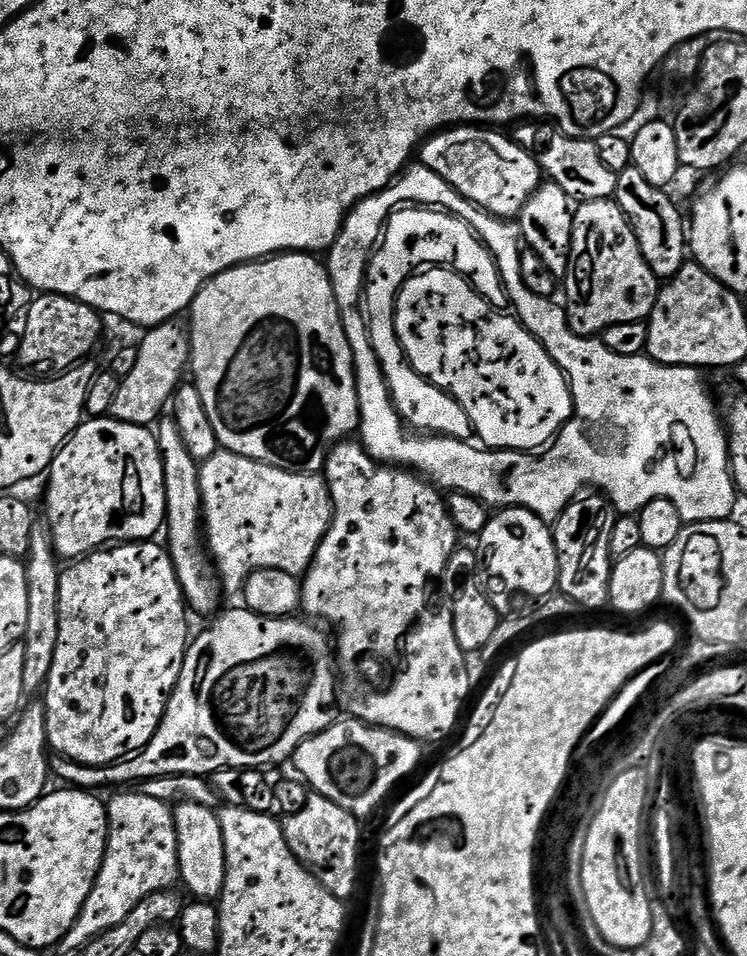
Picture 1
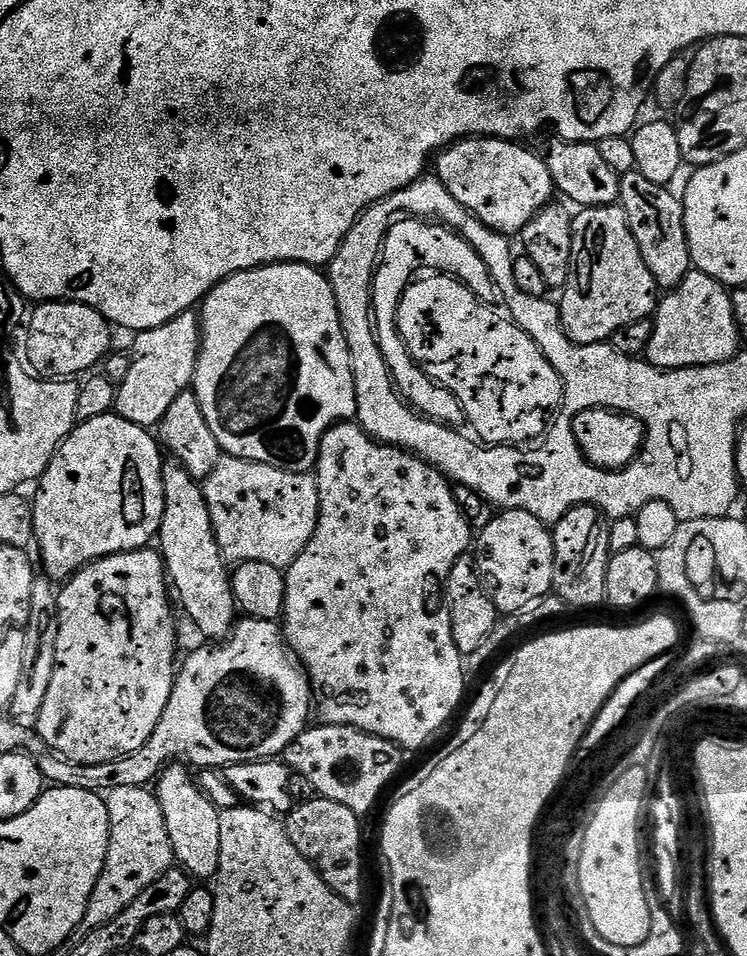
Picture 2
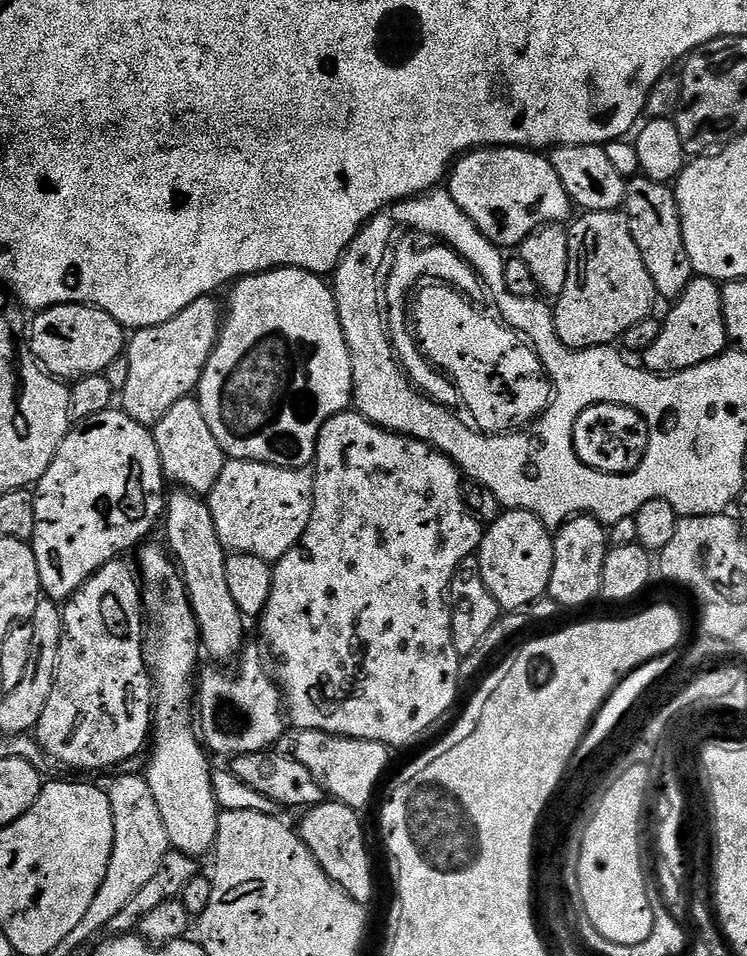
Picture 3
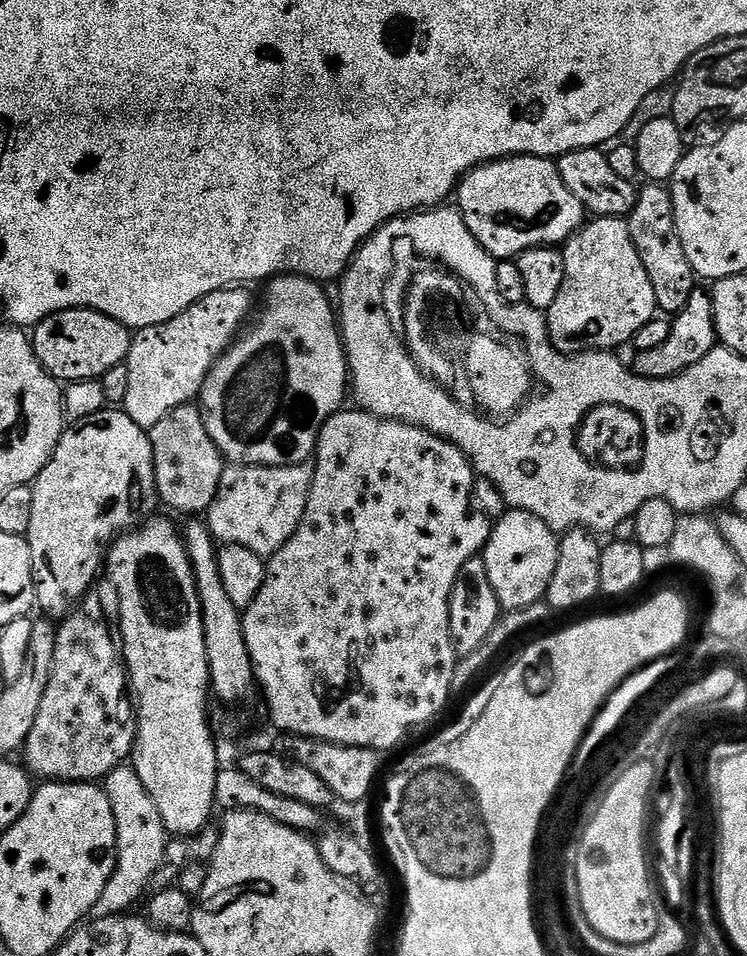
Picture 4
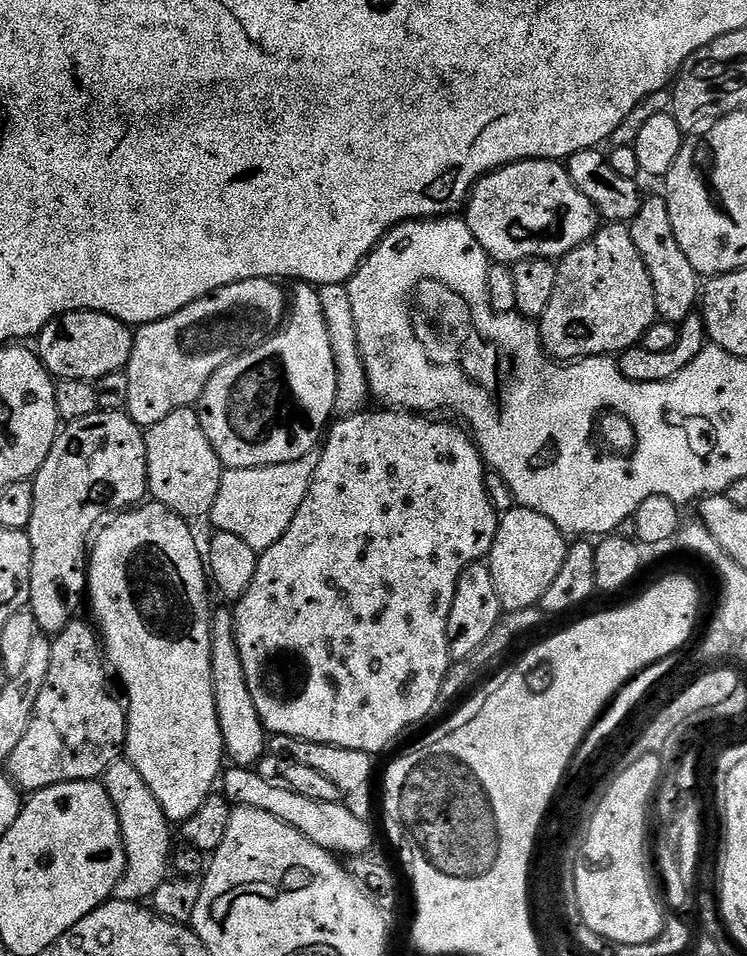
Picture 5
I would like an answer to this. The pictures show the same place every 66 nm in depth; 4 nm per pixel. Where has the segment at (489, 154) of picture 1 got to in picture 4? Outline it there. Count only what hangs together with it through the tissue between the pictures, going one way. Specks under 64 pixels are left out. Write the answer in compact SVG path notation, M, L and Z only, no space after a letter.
M506 156L503 160L479 164L460 181L454 200L464 227L496 262L513 259L531 248L563 245L586 223L584 204L570 194L570 186L562 182L557 161L547 156Z

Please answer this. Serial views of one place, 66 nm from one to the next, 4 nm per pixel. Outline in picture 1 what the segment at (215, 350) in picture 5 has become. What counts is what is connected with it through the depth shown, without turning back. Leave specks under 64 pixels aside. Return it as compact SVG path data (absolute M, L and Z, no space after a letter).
M169 322L156 328L147 329L144 337L138 341L138 358L134 361L134 370L120 381L118 398L114 398L111 419L127 424L155 425L165 411L164 403L171 401L177 388L185 379L184 368L190 364L190 336L179 328L179 323Z

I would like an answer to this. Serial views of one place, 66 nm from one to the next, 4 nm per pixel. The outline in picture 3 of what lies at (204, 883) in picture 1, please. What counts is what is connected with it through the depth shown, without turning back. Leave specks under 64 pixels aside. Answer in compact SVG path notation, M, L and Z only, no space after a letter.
M148 542L139 549L140 564L138 563L138 579L142 585L142 608L147 619L156 627L156 657L151 657L150 668L154 673L154 743L151 745L152 757L146 760L146 779L150 790L154 793L154 802L158 802L158 811L162 813L162 822L166 822L166 834L169 845L175 851L204 858L216 846L218 822L222 809L214 798L212 789L213 765L208 765L210 759L201 737L192 729L194 724L194 681L198 676L196 663L202 657L200 631L194 618L194 610L190 606L188 591L184 578L175 560L163 547Z

